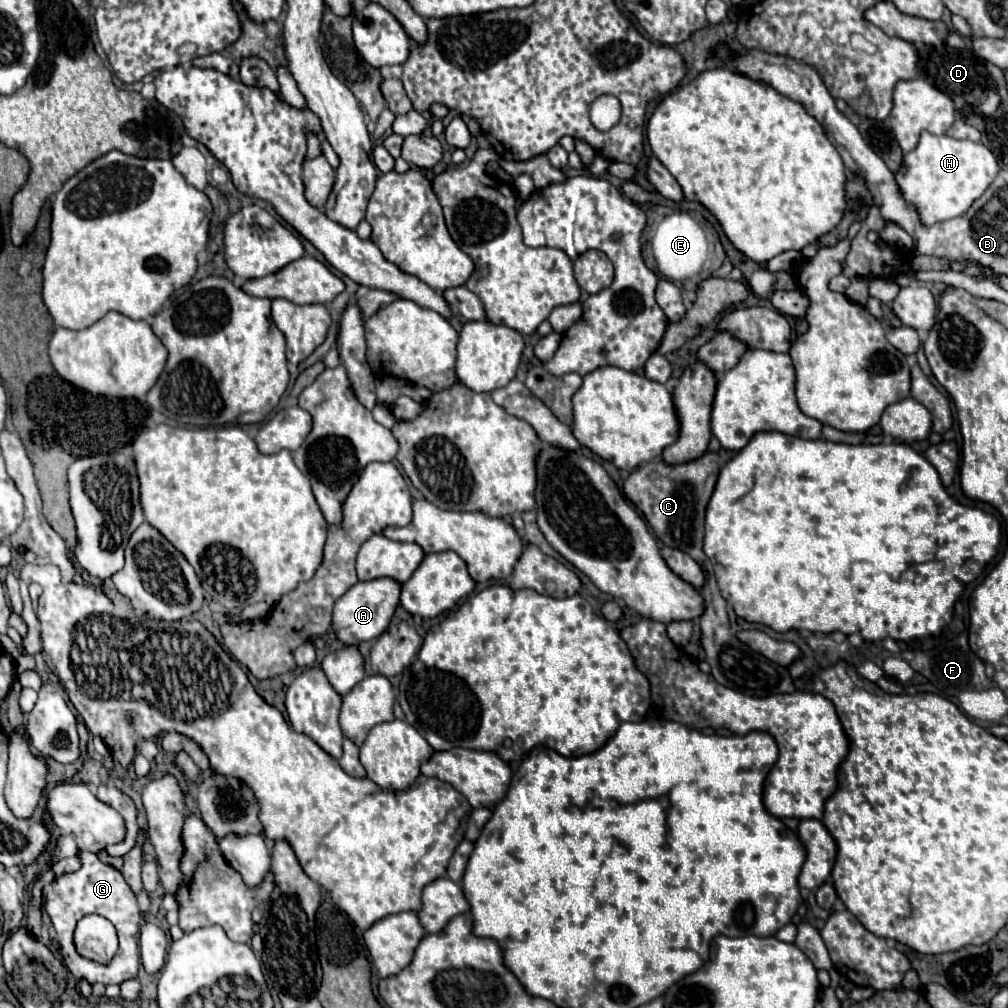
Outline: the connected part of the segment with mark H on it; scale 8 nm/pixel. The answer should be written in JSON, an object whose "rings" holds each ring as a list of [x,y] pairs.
{"rings":[[[922,133],[918,147],[910,153],[904,153],[896,181],[904,199],[918,209],[922,223],[934,225],[964,215],[970,205],[992,185],[998,171],[1000,167],[994,153],[982,143]]]}

